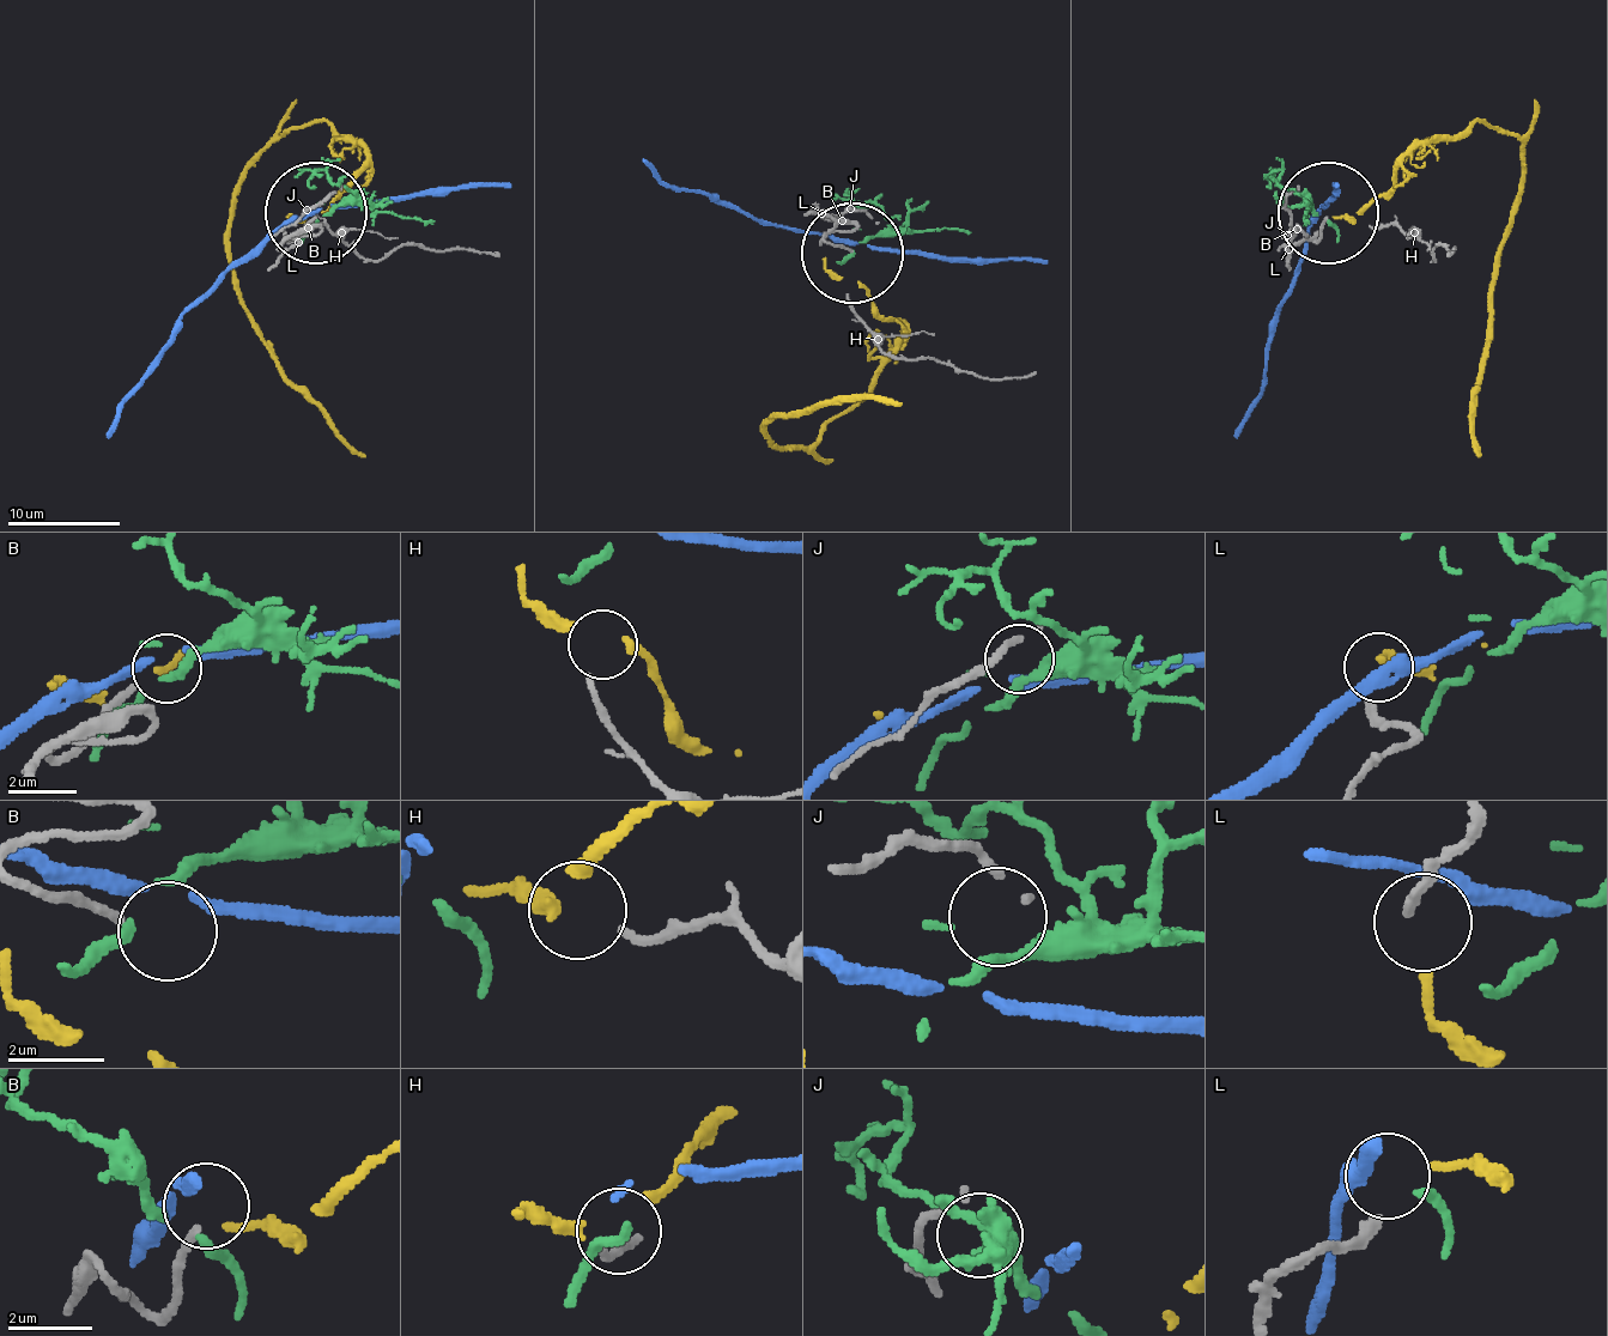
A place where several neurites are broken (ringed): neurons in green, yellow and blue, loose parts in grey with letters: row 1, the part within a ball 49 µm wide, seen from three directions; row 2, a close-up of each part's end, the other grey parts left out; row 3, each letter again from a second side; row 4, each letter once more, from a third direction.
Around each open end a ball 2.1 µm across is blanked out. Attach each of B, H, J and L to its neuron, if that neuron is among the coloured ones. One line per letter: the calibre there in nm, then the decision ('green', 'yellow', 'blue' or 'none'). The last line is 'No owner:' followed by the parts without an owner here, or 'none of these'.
B: calibre 180 nm; none
H: calibre 170 nm; none
J: calibre 200 nm; green
L: calibre 280 nm; yellow
No owner: B, H

